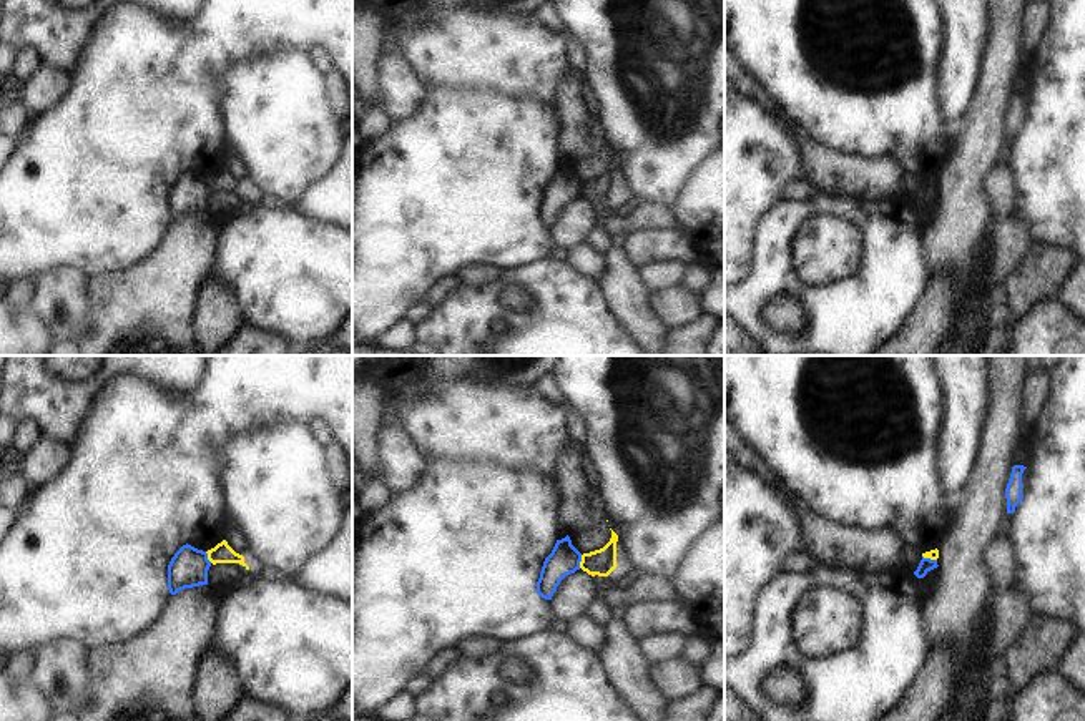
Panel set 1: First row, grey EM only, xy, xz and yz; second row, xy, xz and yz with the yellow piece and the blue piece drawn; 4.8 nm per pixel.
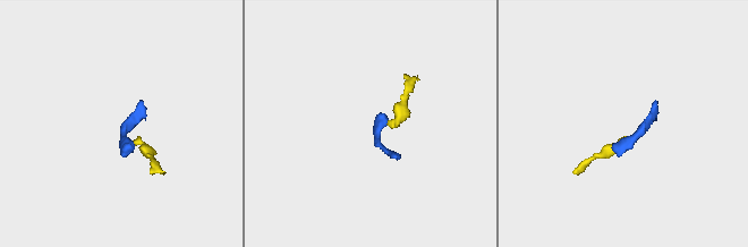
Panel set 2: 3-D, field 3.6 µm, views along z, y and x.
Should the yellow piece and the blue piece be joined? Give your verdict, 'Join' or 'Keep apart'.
Keep apart

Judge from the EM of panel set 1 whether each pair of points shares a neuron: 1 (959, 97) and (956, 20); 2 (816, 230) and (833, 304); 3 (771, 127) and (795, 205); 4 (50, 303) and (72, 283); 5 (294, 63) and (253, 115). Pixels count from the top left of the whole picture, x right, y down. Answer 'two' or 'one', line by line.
1: one
2: two
3: two
4: one
5: one

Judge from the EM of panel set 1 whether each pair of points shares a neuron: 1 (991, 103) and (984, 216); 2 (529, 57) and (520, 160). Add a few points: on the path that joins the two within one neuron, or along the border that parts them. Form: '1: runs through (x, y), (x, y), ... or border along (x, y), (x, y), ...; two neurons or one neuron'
1: runs through (981, 132), (974, 153), (974, 188); one neuron
2: border along (487, 88), (512, 97), (534, 95), (552, 107); two neurons

